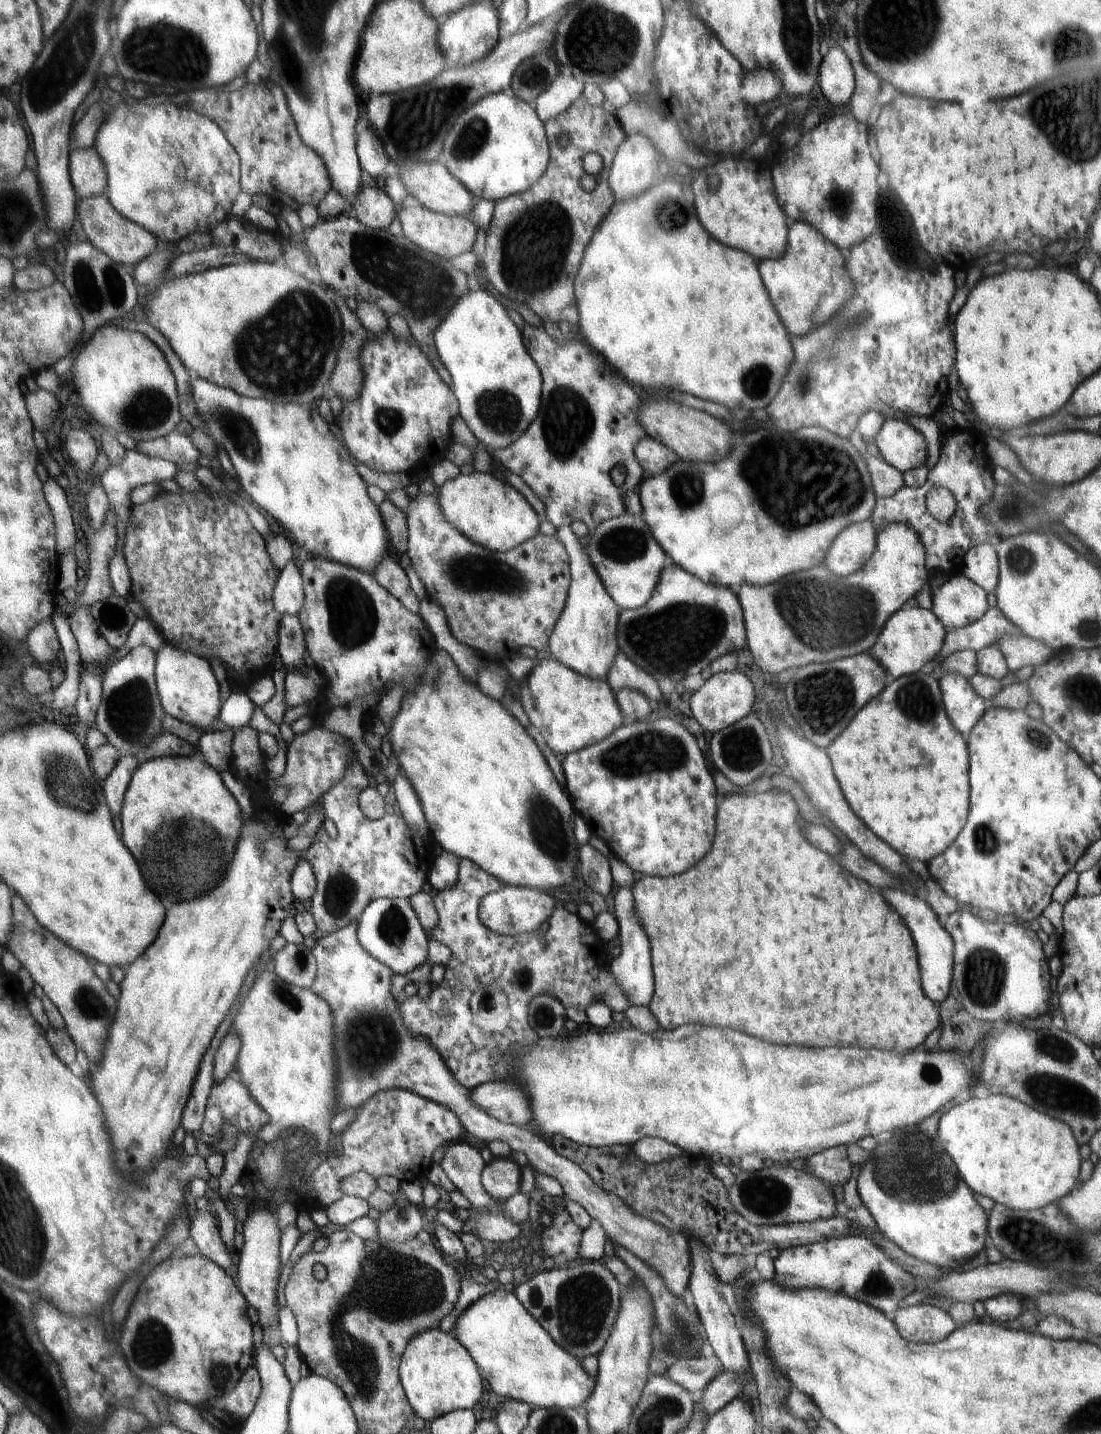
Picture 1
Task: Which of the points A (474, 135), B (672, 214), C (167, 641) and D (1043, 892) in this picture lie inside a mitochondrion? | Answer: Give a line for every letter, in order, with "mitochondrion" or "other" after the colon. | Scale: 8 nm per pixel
A: mitochondrion
B: mitochondrion
C: other
D: other

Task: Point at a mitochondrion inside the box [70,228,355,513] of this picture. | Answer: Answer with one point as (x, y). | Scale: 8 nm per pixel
(283, 352)

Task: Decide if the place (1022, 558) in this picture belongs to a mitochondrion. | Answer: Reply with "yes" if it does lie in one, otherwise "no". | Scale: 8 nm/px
yes

